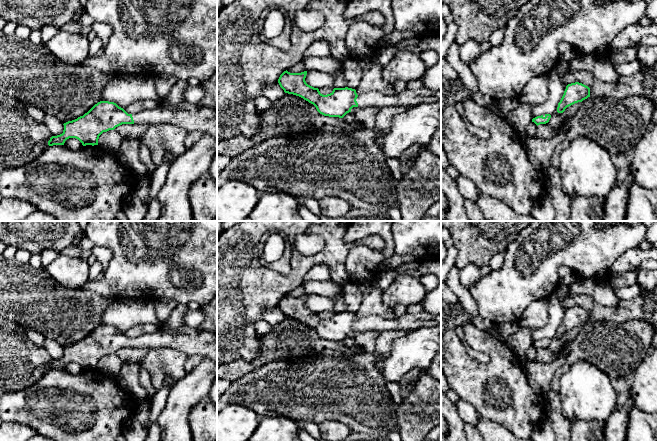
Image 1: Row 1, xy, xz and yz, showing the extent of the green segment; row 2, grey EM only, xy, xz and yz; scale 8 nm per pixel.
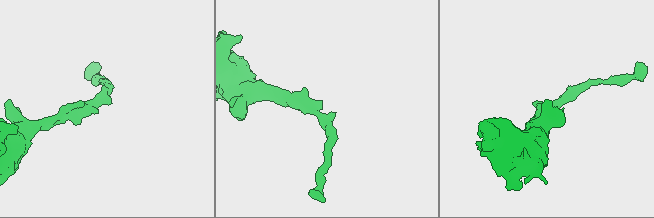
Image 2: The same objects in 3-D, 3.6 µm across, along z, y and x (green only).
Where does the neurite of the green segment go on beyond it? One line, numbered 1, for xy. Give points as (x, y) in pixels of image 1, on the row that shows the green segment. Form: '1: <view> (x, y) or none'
1: xy (190, 117)

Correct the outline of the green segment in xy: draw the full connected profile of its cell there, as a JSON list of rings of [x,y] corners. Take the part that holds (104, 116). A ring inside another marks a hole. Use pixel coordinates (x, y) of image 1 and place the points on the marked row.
[[[100,101],[83,116],[64,123],[63,133],[52,136],[48,145],[64,145],[67,139],[76,138],[83,146],[94,146],[98,145],[103,132],[114,130],[122,124],[160,123],[172,123],[187,132],[200,131],[217,138],[217,113],[210,108],[186,102],[177,106],[160,104],[132,115],[114,102]]]

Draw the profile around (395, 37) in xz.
[[[394,30],[393,32],[391,32],[382,39],[382,47],[393,46],[405,39],[416,38],[416,37],[417,35],[412,31],[399,32],[397,30]]]

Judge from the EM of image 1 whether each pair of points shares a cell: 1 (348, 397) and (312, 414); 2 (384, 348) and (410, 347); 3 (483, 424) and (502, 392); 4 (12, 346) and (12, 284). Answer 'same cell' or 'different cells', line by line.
1: same cell
2: different cells
3: different cells
4: different cells

